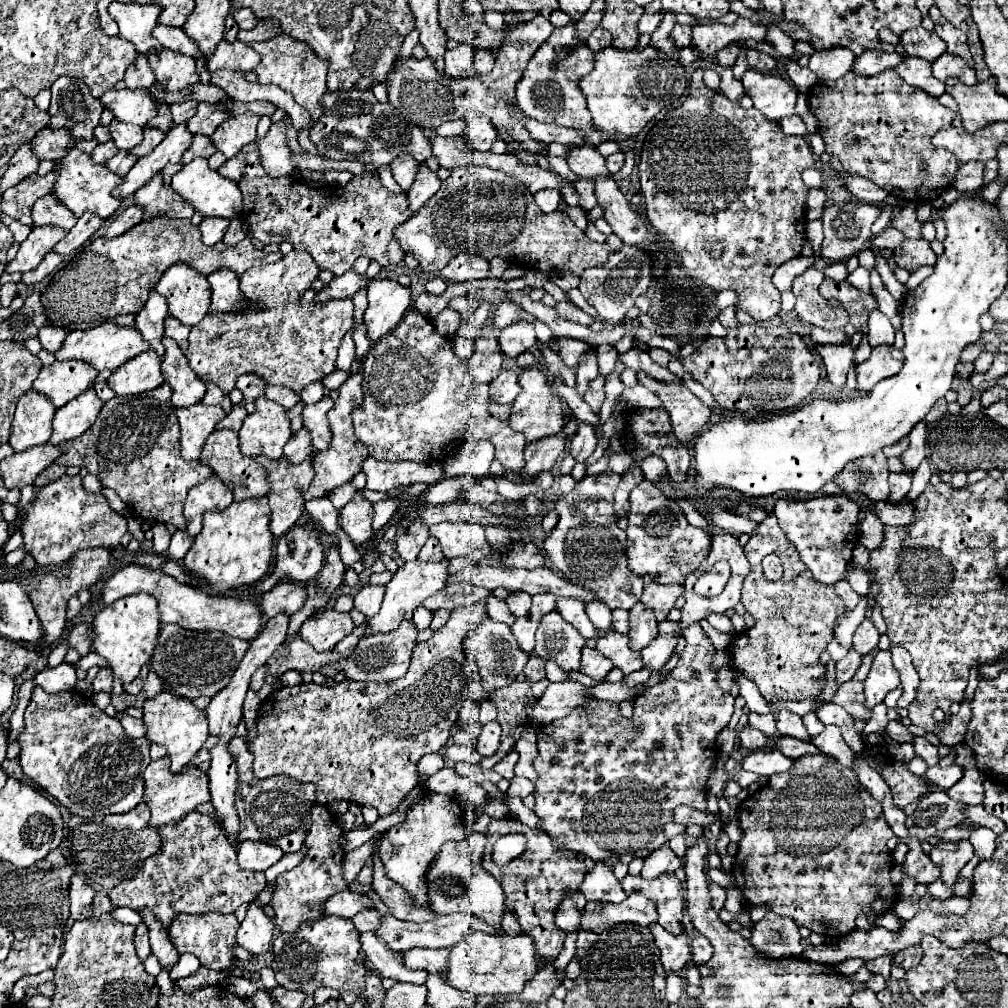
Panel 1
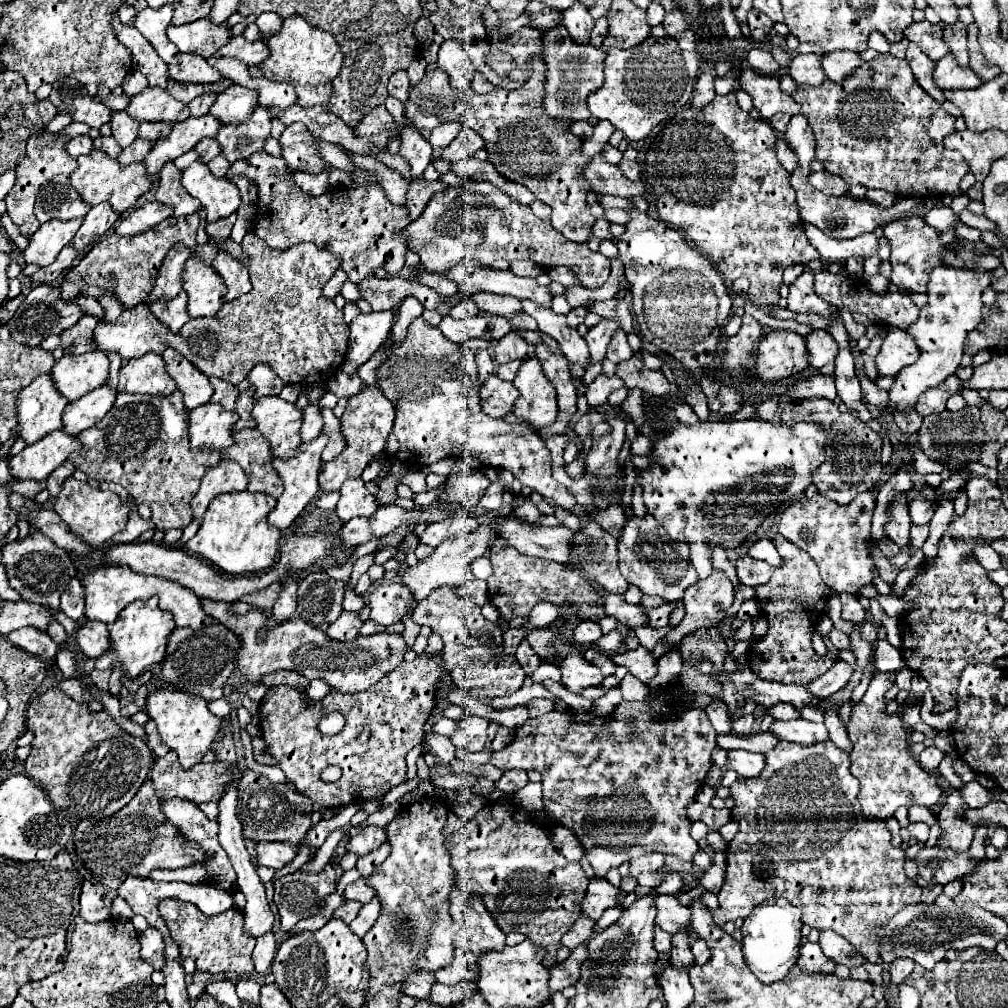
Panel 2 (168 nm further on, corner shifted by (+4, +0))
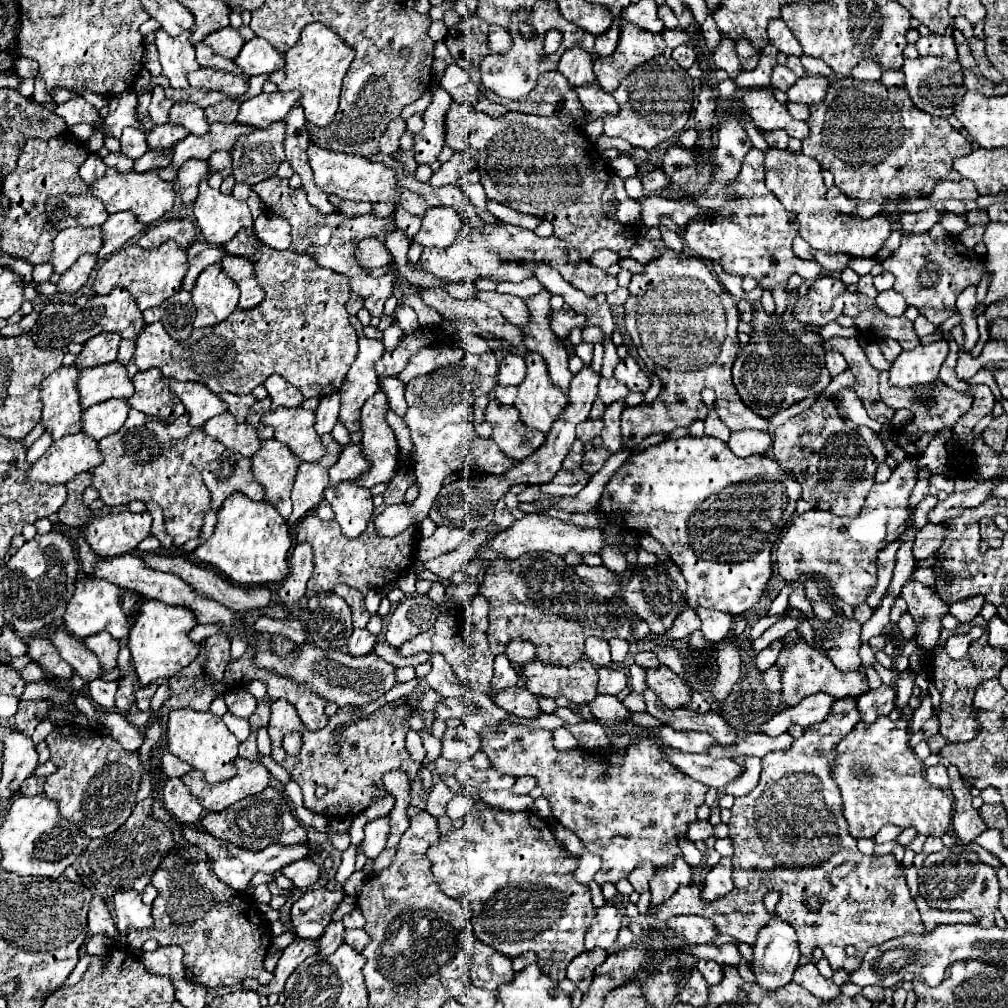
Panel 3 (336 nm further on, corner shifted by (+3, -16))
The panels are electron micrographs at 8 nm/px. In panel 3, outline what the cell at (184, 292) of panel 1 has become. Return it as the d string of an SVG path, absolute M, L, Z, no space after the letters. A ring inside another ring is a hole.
M220 264L204 270L192 288L192 302L196 308L194 328L224 322L224 318L228 318L236 310L238 298L238 286L232 284L232 280L222 272Z

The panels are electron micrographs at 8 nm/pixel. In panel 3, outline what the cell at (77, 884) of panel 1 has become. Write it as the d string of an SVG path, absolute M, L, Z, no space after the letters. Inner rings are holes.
M94 896L90 902L88 932L90 934L106 934L112 940L116 938L116 924L112 920L112 914L110 914L104 898L100 898L100 896Z

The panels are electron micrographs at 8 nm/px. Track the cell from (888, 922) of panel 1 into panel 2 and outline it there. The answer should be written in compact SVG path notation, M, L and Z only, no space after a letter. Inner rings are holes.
M915 904L899 910L889 924L885 934L879 938L879 950L883 962L893 962L895 958L911 958L925 970L933 970L935 964L945 956L947 948L963 950L971 946L981 946L985 950L995 950L995 944L1007 940L1007 922L993 916L981 908L939 908L935 904Z

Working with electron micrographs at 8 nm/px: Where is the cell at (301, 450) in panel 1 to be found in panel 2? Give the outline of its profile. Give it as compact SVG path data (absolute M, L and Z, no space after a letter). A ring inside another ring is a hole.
M307 404L307 408L303 410L303 428L301 428L301 436L303 442L313 440L313 436L317 436L323 428L323 418L321 418L321 406L319 404Z

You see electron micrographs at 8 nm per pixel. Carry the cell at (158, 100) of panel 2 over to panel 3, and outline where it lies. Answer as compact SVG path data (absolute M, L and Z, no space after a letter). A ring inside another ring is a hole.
M174 104L168 112L168 122L184 126L190 134L196 136L208 132L208 122L204 120L204 112L196 104Z

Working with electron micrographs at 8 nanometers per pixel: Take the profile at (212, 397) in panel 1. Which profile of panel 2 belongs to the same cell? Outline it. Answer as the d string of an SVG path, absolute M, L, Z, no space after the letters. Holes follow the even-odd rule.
M211 378L211 384L215 388L215 394L213 394L213 402L215 404L221 404L225 410L233 410L235 406L235 400L237 396L241 394L239 388L235 384L229 384L229 382L223 382L221 378Z

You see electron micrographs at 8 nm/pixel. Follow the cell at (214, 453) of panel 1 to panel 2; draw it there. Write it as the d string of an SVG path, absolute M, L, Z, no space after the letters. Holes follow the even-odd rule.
M237 430L235 444L227 450L223 450L225 458L233 458L241 464L241 468L249 476L249 492L265 492L275 498L283 494L283 482L273 468L273 452L271 444L261 432L251 430Z

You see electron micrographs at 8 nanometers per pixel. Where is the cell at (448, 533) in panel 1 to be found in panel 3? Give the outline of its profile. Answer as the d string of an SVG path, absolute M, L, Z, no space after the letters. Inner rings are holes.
M438 526L436 532L430 538L424 538L416 546L416 558L418 560L430 560L440 554L456 550L464 540L468 538L468 530L464 528L448 528L448 526Z

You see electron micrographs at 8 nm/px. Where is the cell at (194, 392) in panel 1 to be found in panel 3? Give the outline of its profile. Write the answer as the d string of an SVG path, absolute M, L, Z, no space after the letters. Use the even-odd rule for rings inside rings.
M170 378L170 388L186 406L186 412L190 414L190 424L194 428L200 428L212 416L226 412L224 402L214 392L210 392L204 384L178 382L176 378Z

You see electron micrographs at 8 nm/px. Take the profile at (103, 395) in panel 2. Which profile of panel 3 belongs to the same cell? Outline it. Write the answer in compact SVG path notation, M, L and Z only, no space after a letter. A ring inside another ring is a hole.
M108 400L96 406L90 406L82 412L82 432L92 440L102 440L120 430L128 416L130 406L126 400Z

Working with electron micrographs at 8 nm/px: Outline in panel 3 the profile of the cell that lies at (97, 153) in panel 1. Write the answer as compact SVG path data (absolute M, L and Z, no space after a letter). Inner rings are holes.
M108 154L108 156L110 156L110 158L106 158L106 162L110 160L112 166L114 166L118 172L130 172L132 166L134 166L134 160L130 160L130 158L122 156L122 154Z

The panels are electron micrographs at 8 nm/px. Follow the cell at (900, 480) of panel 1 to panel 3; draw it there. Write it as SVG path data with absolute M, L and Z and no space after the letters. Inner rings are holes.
M906 580L902 586L900 596L908 604L908 612L914 616L916 622L920 622L918 630L918 644L924 648L924 652L930 652L940 636L942 624L940 616L948 612L948 606L940 602L940 598L932 592L932 588L926 588L918 580Z

